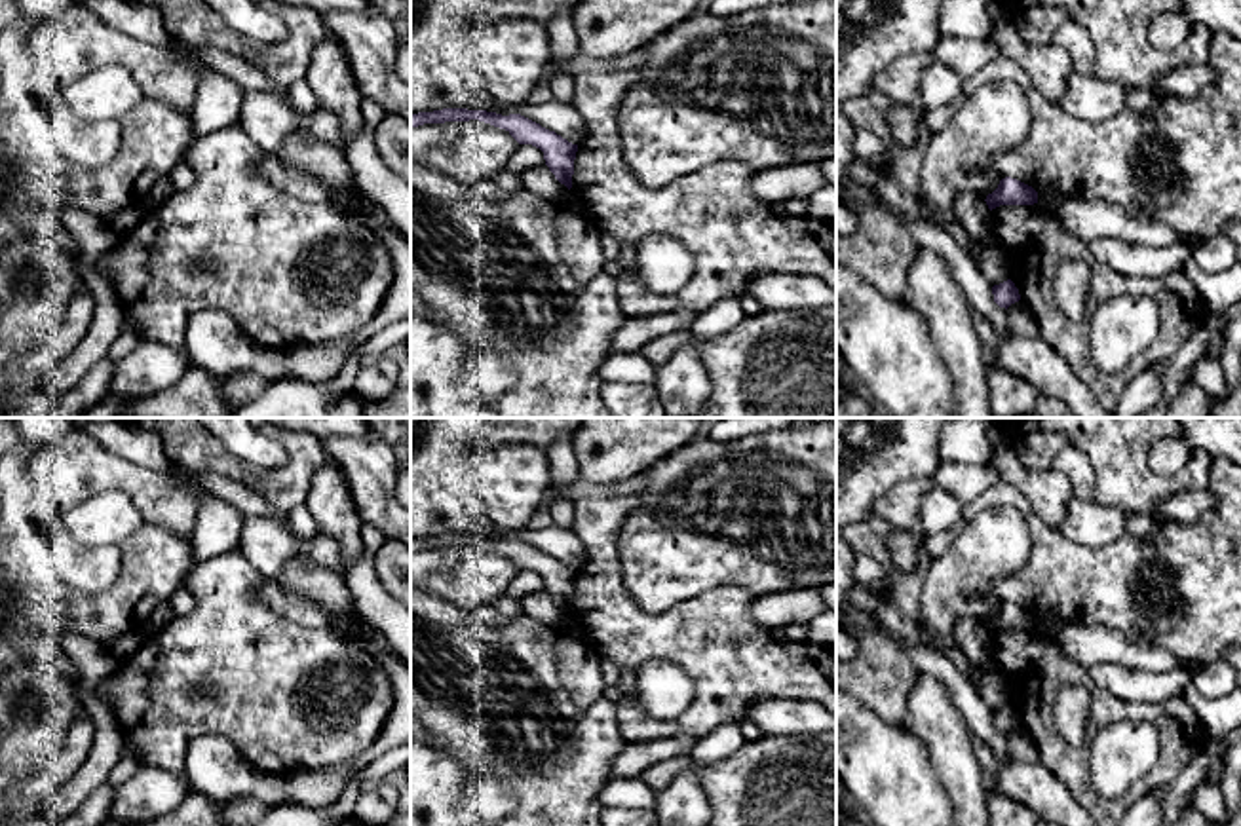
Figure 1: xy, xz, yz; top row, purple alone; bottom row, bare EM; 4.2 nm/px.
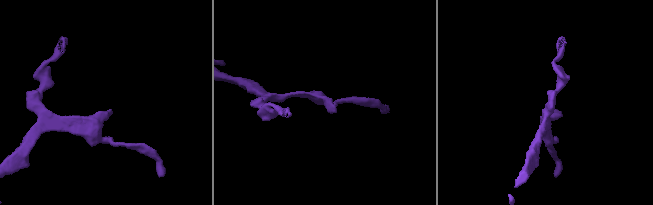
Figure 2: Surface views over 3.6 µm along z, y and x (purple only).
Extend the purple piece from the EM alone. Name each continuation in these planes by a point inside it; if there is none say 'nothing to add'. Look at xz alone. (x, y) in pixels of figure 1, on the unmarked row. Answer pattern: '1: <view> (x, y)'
nothing to add

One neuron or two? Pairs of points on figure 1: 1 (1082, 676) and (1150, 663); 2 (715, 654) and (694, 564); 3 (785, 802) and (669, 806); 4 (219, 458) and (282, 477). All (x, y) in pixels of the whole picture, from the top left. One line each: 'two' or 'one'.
1: two
2: two
3: two
4: one

